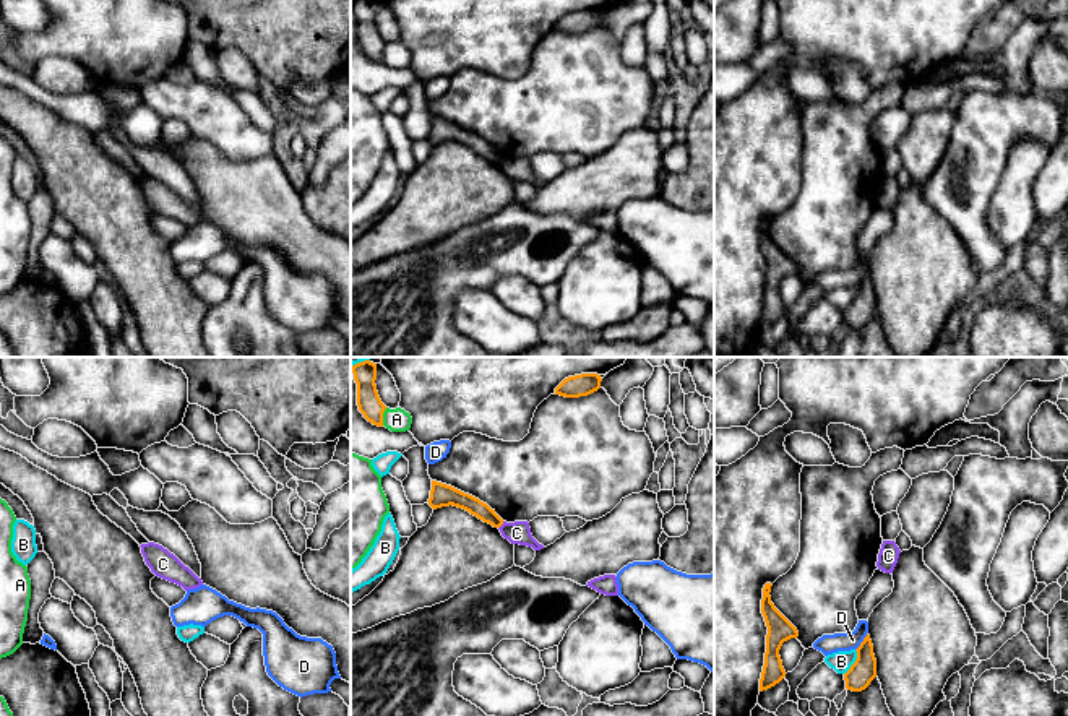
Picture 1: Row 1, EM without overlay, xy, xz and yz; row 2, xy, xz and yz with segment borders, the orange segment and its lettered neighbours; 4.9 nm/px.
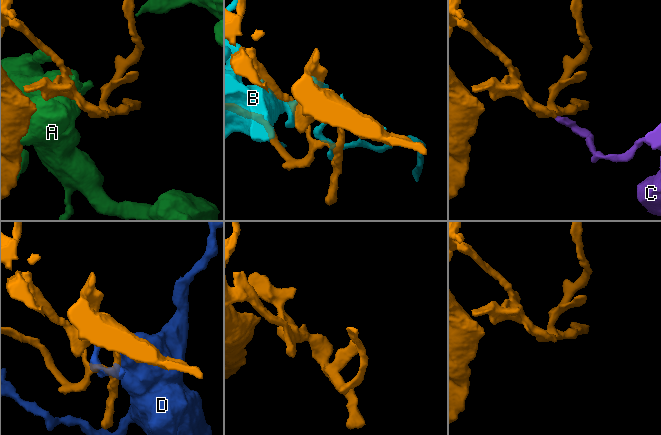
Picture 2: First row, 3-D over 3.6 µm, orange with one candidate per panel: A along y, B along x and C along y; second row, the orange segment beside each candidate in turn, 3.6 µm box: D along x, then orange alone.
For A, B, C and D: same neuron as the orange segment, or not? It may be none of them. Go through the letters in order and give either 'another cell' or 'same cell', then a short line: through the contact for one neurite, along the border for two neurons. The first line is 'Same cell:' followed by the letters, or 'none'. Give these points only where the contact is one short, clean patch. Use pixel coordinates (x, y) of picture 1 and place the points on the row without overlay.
Same cell: none
A: another cell
B: another cell
C: another cell | xz (503, 158), (499, 164)
D: another cell

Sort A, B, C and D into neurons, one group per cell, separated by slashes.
A / B / C / D

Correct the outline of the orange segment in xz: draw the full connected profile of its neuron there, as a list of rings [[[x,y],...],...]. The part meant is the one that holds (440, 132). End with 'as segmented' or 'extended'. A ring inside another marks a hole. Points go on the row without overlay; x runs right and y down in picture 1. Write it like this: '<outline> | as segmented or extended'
[[[432,117],[428,141],[433,146],[453,141],[469,148],[471,151],[477,153],[484,159],[492,161],[493,164],[500,164],[503,161],[503,156],[487,140],[437,117]]] | as segmented

